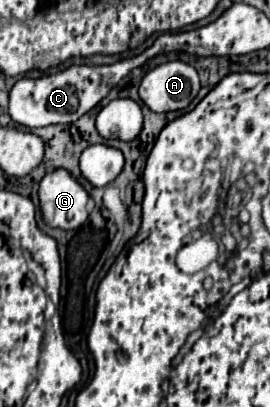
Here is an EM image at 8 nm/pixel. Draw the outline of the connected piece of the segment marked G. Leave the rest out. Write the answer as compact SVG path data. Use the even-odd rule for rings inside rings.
M56 168L40 180L40 212L48 226L74 230L88 218L88 194L82 184L64 168Z

